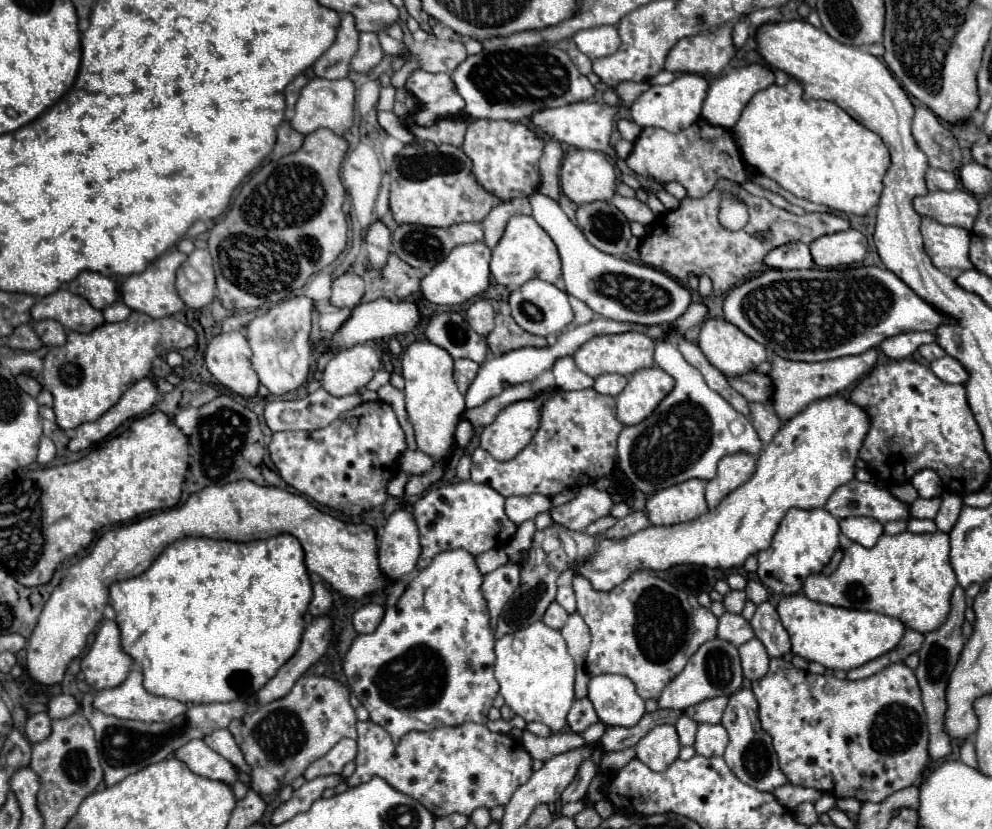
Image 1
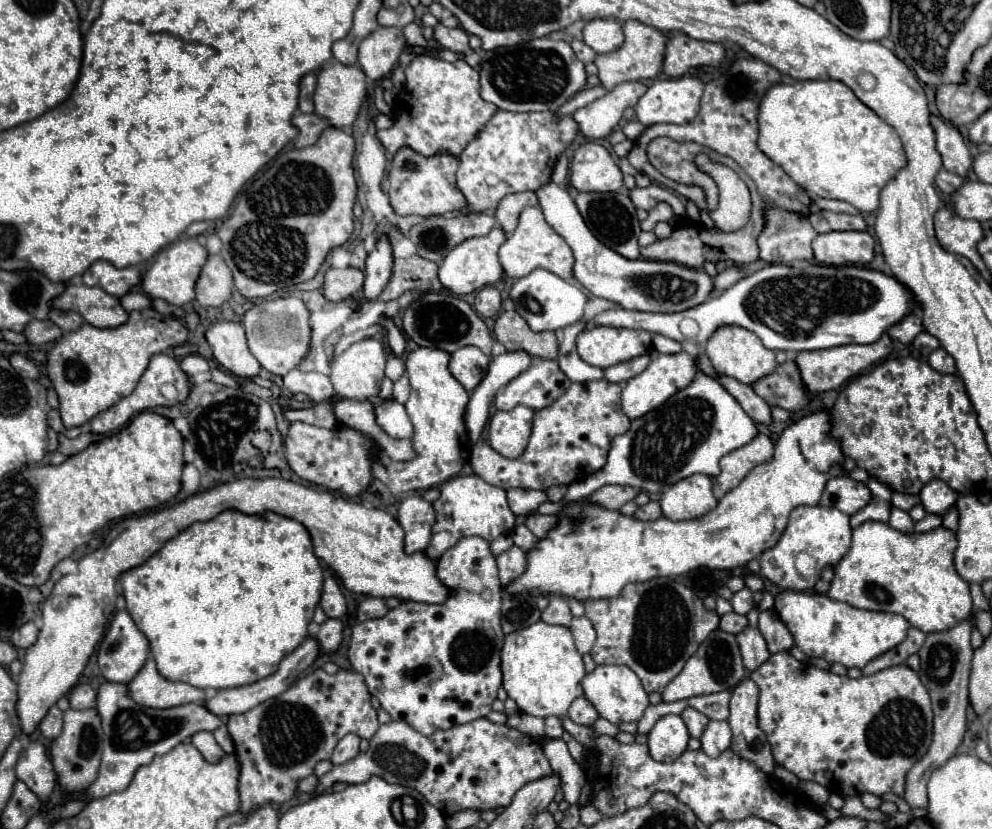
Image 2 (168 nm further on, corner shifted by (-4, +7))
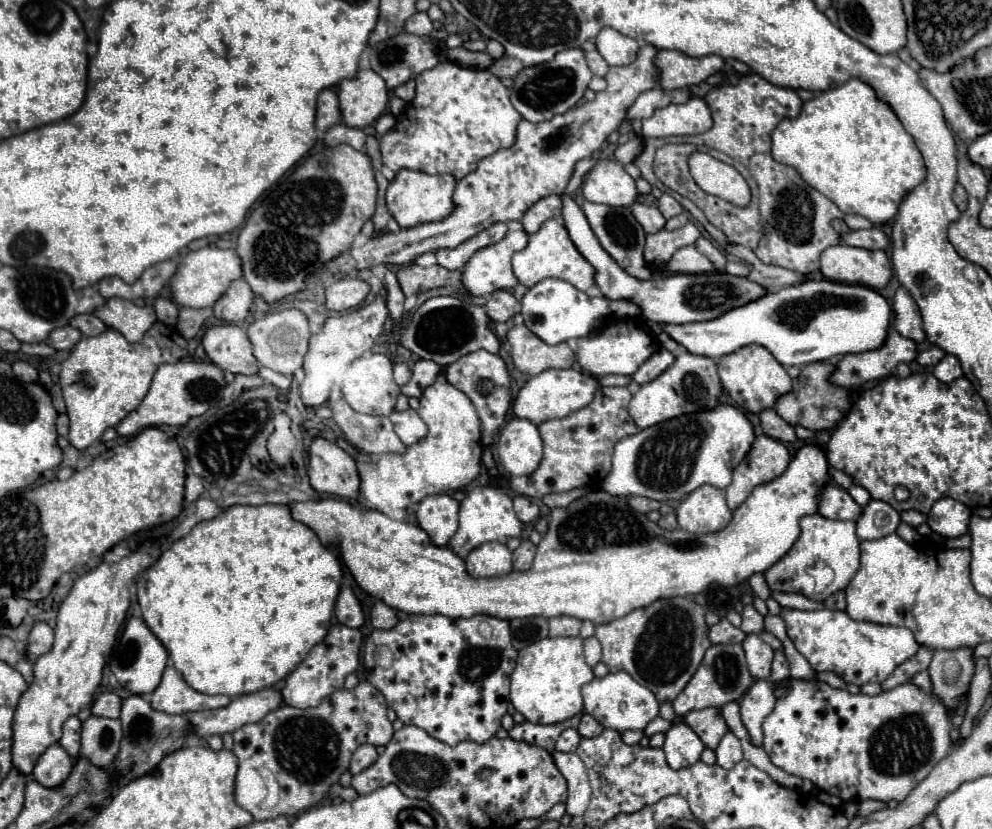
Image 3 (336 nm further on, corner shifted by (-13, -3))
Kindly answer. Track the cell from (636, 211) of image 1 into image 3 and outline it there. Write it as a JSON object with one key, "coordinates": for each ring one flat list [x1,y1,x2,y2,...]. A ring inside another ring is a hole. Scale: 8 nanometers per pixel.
{"coordinates":[[663,193,661,195,661,199,659,199,659,211,663,213,663,217,665,219,671,219,671,217,675,217,675,215,679,215,679,213,683,213,683,207,679,205,679,201,675,201,671,195,667,195,667,193]]}

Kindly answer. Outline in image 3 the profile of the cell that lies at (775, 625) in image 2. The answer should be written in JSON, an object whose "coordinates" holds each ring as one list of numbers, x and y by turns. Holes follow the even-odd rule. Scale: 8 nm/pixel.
{"coordinates":[[781,651,775,653,775,659,773,659,773,667,771,667,771,675,769,675,769,681,771,683,781,683,789,679,789,663,785,659,785,655]]}

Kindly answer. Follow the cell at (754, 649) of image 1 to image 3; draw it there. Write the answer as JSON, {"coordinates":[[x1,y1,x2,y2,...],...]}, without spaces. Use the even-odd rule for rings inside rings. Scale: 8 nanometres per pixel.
{"coordinates":[[755,633,745,637,743,649,745,649,749,673,753,675,753,679,767,679,771,673,771,661,775,655,773,649]]}

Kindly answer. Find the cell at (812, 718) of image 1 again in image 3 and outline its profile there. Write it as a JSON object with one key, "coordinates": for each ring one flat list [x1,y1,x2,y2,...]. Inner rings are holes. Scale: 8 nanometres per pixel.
{"coordinates":[[787,679,785,683,789,685,789,693,783,699,777,699,773,713,763,723,763,749,775,767,789,775,809,779,821,791,837,795,843,801,903,801,949,753,951,725,945,705,913,683,899,685,875,697,863,693,851,695,849,691,833,689,817,679]]}

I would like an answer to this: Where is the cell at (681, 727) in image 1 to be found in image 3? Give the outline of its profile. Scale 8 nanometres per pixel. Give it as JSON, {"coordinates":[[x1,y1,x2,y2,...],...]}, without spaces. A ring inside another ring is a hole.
{"coordinates":[[719,707,691,711,683,717,683,723,689,725,709,749,717,749,721,737,729,731]]}

